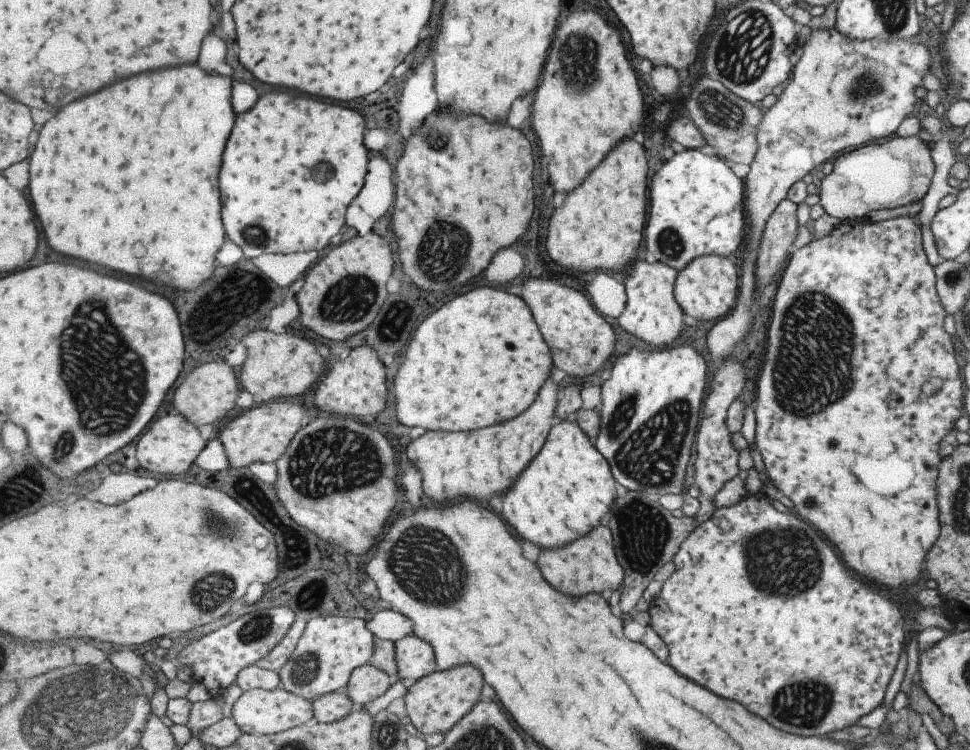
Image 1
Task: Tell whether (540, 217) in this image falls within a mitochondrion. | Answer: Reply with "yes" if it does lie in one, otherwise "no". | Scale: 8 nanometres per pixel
no

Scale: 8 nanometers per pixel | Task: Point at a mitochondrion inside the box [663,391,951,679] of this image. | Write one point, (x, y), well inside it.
(785, 563)

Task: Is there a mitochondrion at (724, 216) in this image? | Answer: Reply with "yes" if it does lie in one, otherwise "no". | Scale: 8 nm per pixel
no

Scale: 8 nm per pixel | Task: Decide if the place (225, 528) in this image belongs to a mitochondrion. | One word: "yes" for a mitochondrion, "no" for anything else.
yes

